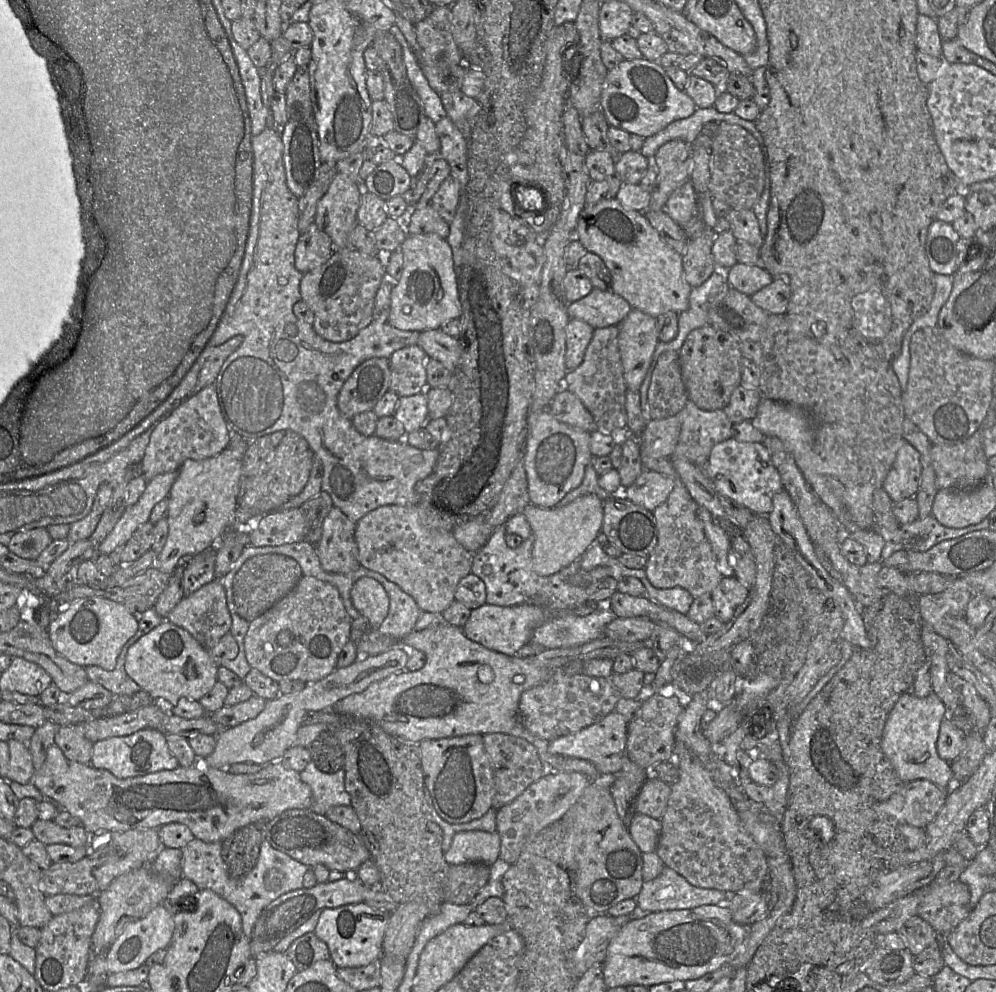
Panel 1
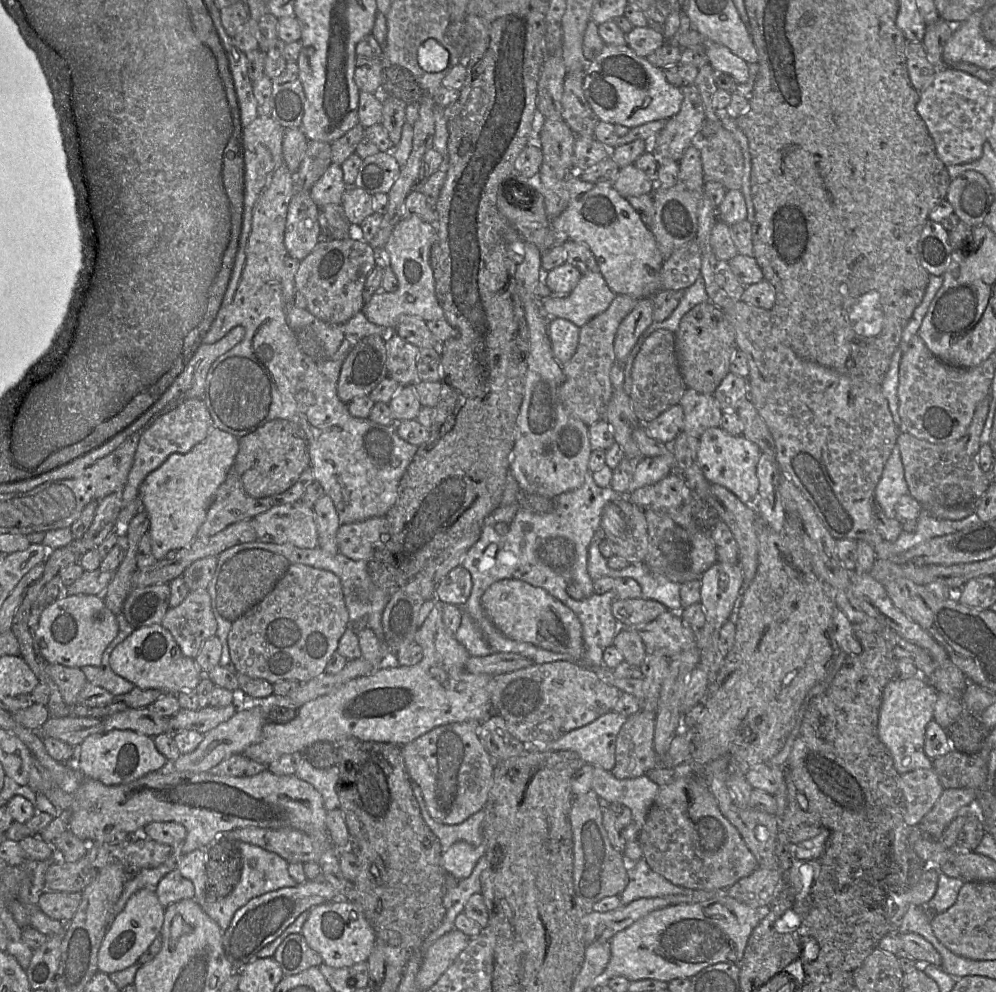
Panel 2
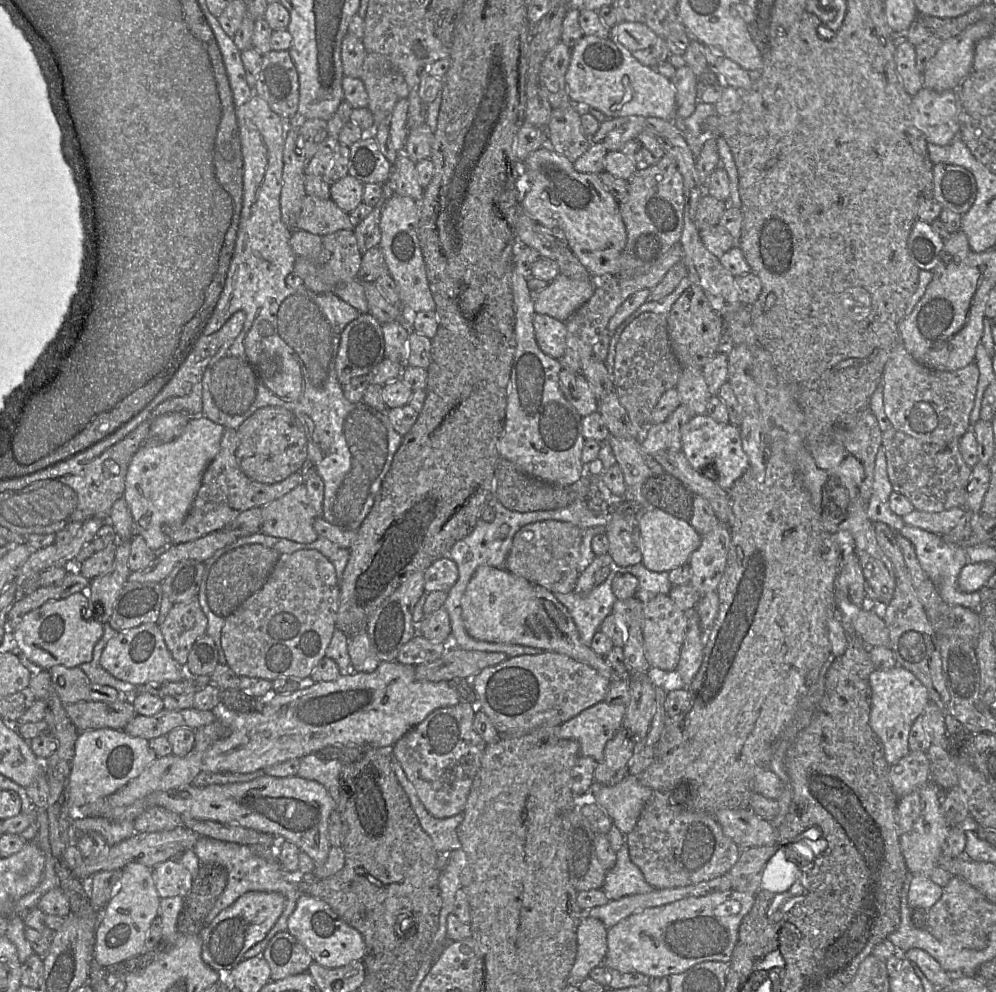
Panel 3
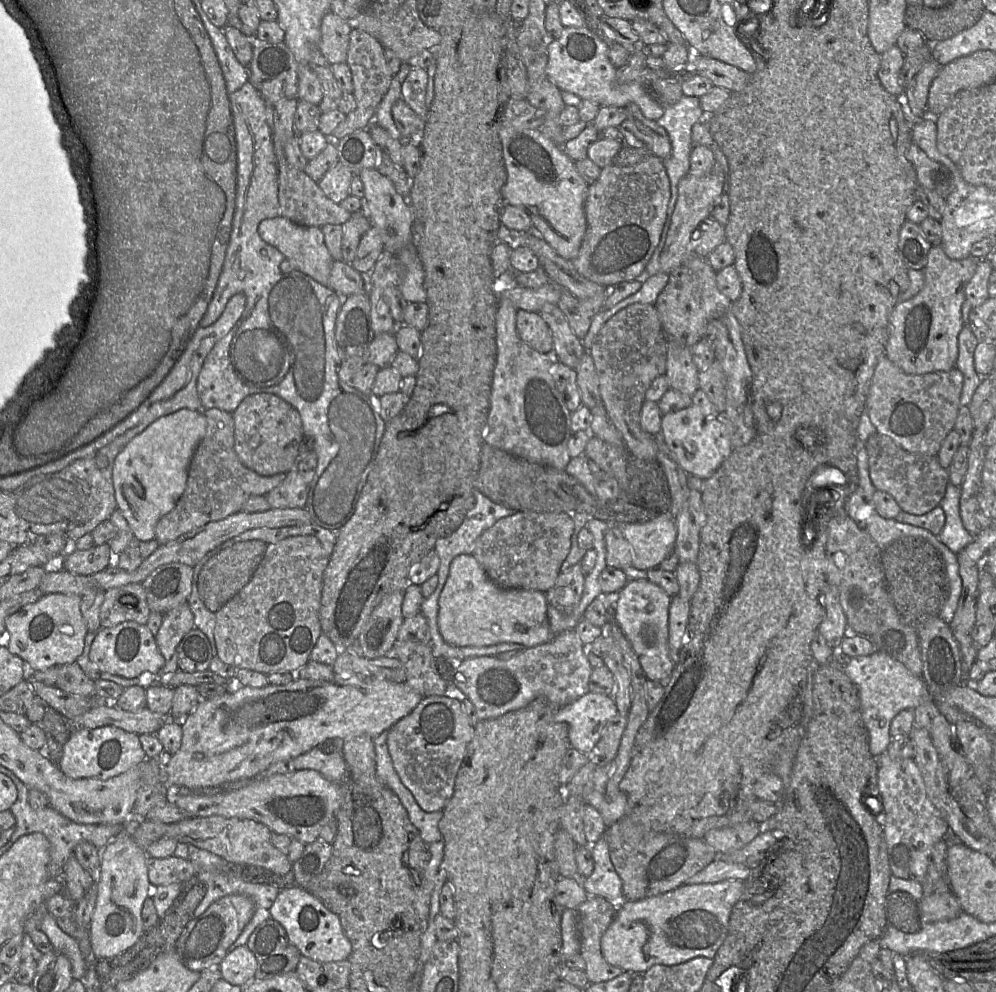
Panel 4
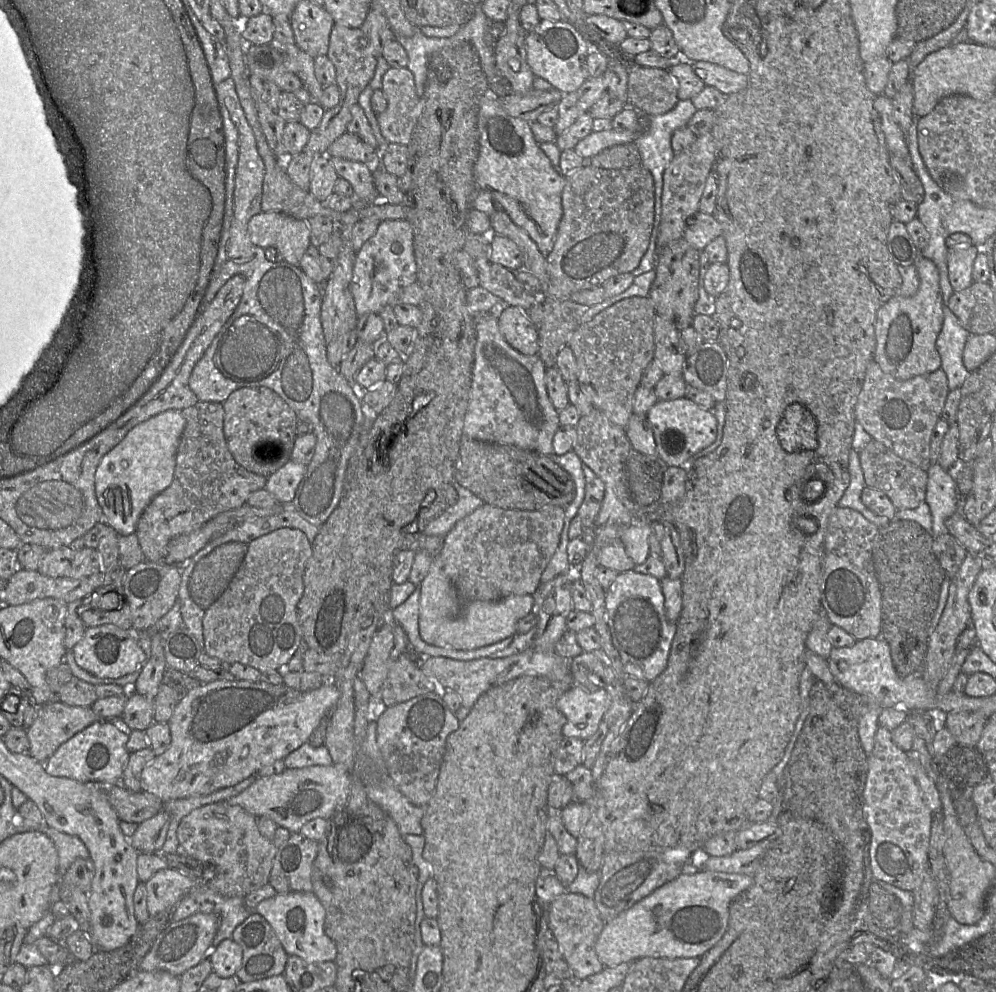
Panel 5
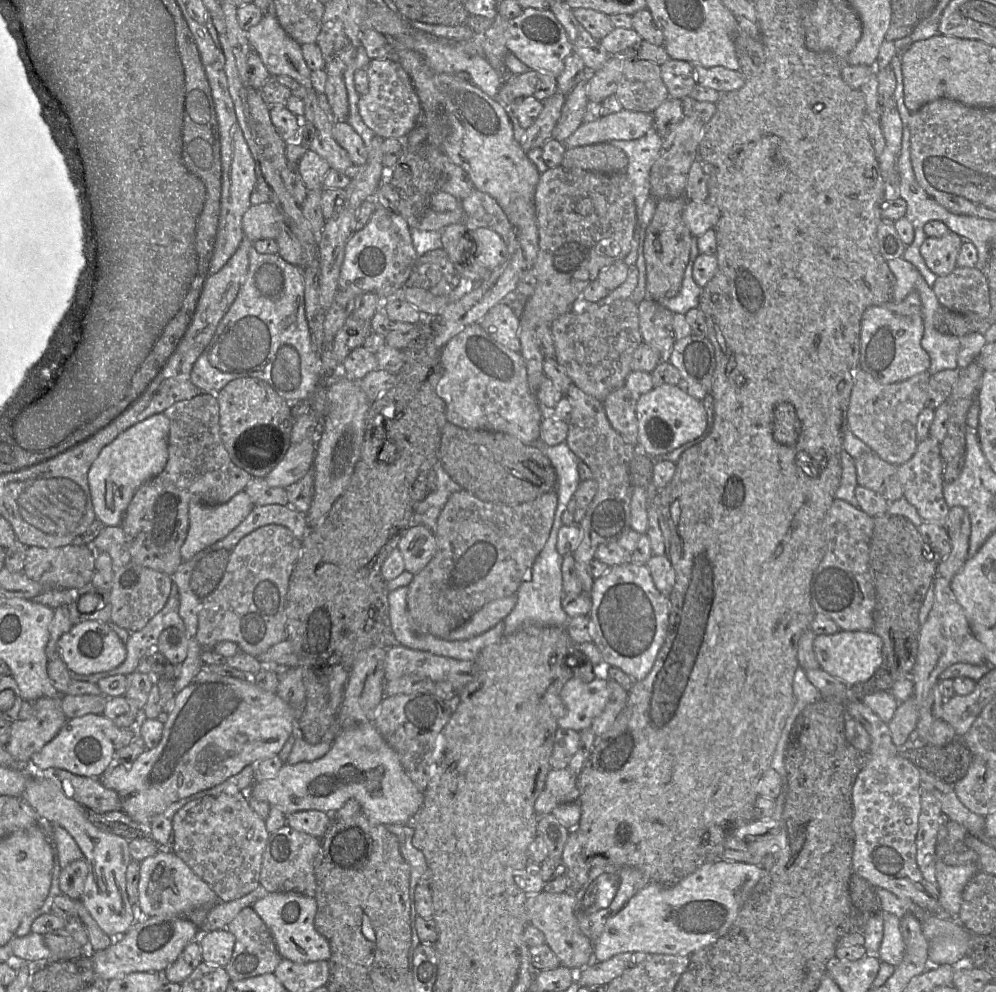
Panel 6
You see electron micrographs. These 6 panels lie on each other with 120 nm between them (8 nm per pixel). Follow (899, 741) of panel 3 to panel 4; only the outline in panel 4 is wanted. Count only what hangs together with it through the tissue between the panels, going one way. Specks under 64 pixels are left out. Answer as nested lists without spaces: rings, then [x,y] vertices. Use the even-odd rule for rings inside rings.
[[[880,650],[868,656],[846,658],[844,669],[858,688],[870,752],[876,758],[887,750],[892,741],[890,726],[898,713],[906,709],[914,710],[925,701],[934,701],[921,677],[913,675],[904,664]]]

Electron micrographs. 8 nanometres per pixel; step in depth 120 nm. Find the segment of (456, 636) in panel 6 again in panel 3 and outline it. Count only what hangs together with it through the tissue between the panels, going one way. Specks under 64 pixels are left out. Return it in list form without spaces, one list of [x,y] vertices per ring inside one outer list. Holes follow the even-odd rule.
[[[479,566],[461,598],[462,620],[472,638],[489,643],[505,643],[565,654],[612,680],[616,673],[605,661],[583,644],[569,611],[546,588],[515,576],[505,569]]]

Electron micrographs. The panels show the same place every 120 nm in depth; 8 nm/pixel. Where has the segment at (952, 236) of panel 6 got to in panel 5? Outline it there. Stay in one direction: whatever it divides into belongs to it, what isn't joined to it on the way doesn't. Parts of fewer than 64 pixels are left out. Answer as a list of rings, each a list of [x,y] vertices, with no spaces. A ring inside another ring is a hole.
[[[972,244],[948,249],[948,277],[954,292],[964,290],[974,282],[973,265],[978,252],[980,252],[980,248]]]

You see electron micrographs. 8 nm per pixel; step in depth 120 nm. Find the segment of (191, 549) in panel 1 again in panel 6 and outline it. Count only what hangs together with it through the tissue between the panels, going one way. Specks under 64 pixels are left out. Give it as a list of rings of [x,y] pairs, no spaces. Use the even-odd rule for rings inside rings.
[[[159,413],[133,425],[102,449],[88,473],[96,519],[106,526],[121,525],[139,487],[164,470],[168,461],[169,432],[169,419],[164,413]]]

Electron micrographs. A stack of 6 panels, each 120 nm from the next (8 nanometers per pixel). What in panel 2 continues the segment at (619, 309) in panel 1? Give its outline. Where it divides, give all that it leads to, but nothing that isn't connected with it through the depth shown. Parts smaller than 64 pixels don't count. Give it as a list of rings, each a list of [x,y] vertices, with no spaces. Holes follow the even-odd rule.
[[[599,272],[582,273],[572,292],[565,296],[551,294],[539,306],[547,317],[562,318],[582,327],[604,312],[615,296]]]

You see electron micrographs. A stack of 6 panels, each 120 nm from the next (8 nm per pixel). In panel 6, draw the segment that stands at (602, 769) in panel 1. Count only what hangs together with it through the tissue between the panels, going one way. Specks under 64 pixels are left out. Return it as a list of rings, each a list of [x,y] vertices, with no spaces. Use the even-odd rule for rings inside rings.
[[[598,675],[586,683],[573,677],[562,688],[561,699],[566,707],[566,714],[558,720],[559,727],[578,733],[588,729],[609,700],[607,678]]]

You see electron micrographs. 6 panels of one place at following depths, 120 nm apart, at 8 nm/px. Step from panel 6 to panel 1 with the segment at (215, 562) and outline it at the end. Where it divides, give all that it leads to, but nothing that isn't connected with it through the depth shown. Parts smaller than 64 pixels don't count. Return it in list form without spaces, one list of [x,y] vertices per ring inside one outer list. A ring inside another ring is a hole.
[[[247,546],[233,565],[233,600],[236,613],[251,622],[258,618],[288,593],[303,576],[300,565],[292,558],[280,554],[268,554],[265,547]]]

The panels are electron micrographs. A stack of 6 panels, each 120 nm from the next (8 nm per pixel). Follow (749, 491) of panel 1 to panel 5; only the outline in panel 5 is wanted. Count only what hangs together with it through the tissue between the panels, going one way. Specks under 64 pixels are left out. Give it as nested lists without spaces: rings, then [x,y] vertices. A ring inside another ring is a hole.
[[[687,397],[657,401],[645,419],[651,426],[656,442],[656,452],[668,466],[689,470],[695,455],[712,445],[718,434],[718,421],[713,411],[707,410]]]

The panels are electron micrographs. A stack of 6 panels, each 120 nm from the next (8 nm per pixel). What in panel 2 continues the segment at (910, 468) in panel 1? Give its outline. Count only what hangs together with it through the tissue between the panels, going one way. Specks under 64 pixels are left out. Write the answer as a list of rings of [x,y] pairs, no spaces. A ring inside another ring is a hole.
[[[895,446],[885,463],[881,478],[876,486],[874,500],[888,518],[897,518],[895,505],[905,494],[908,494],[908,486],[900,451]]]

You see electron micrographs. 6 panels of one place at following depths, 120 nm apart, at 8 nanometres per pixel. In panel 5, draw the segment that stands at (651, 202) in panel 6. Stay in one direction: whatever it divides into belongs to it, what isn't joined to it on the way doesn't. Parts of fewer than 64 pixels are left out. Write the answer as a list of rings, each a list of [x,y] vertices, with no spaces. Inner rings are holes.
[[[680,100],[676,106],[669,112],[662,115],[647,116],[647,128],[640,135],[640,137],[632,143],[640,153],[641,166],[647,169],[654,180],[655,188],[655,217],[652,236],[656,236],[660,225],[661,206],[662,206],[662,186],[663,186],[663,173],[670,165],[674,153],[671,146],[671,139],[673,133],[687,125],[689,120],[697,111],[691,100]]]

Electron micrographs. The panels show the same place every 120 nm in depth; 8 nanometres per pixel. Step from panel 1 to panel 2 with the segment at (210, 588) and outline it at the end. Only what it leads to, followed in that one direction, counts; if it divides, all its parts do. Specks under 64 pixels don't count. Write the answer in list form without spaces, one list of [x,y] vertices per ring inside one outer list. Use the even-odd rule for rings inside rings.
[[[207,589],[190,592],[182,603],[167,611],[161,625],[172,634],[182,653],[195,659],[203,644],[217,632]]]

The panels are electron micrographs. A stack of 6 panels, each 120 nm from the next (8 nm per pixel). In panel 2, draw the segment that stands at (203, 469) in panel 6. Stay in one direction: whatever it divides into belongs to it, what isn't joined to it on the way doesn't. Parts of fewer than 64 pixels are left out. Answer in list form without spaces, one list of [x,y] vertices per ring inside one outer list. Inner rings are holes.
[[[234,464],[229,470],[225,481],[217,489],[214,500],[208,509],[206,519],[197,532],[196,539],[209,538],[234,523],[252,520],[257,515],[266,512],[274,506],[299,501],[303,498],[306,488],[313,481],[313,472],[309,466],[302,472],[297,482],[283,493],[264,498],[253,498],[245,492]]]

